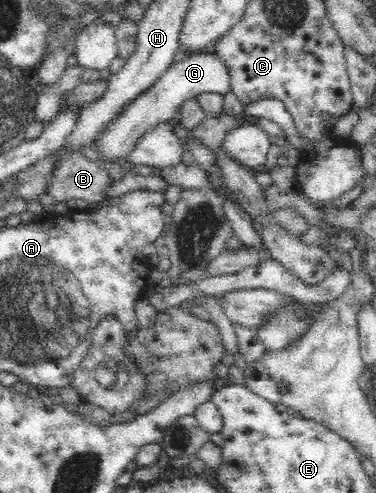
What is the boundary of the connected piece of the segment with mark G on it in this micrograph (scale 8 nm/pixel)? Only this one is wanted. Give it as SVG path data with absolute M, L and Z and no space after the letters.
M192 52L181 54L160 76L147 94L142 94L130 107L127 107L118 120L114 120L96 140L96 149L102 151L98 159L102 165L110 162L115 156L127 159L131 146L139 136L158 121L170 121L176 115L182 102L205 93L217 93L222 96L231 90L230 73L224 59L215 52Z

